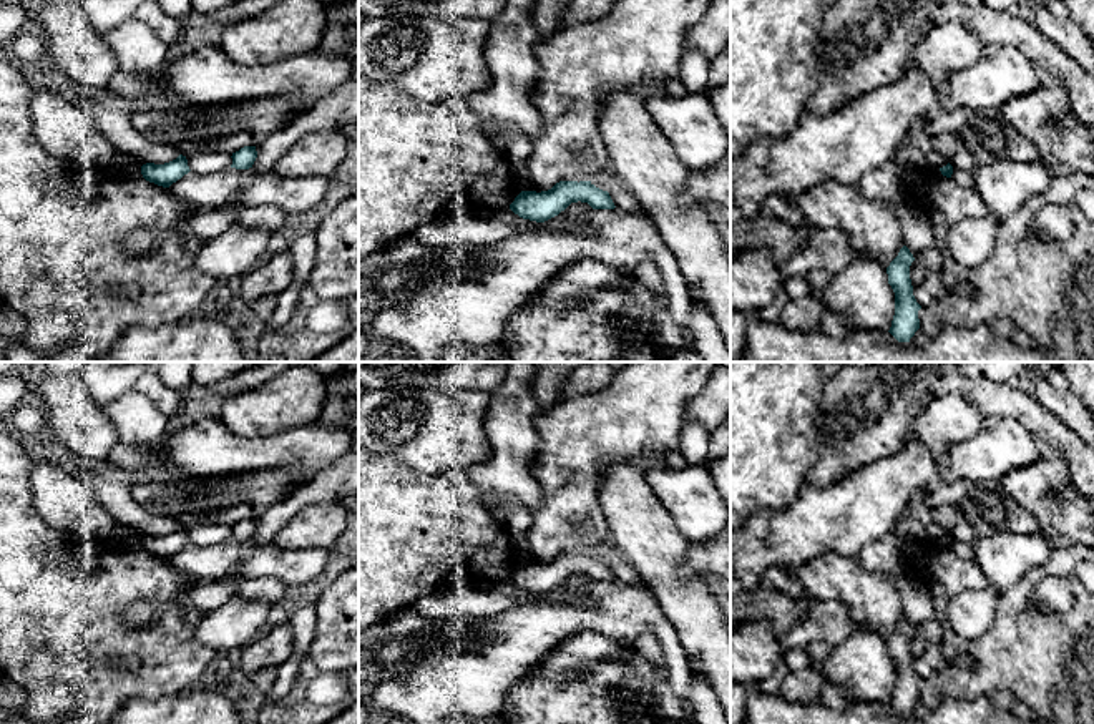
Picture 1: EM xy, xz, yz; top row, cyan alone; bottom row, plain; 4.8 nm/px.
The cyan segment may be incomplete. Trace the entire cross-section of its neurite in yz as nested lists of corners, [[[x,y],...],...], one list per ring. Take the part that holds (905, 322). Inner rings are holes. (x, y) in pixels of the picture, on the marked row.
[[[903,246],[898,256],[886,267],[888,284],[895,292],[895,316],[888,332],[898,342],[910,342],[910,339],[920,329],[918,311],[921,306],[913,296],[913,286],[910,279],[910,266],[913,261],[913,254],[906,246]]]

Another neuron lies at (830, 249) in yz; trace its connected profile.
[[[838,229],[815,231],[810,239],[777,264],[782,281],[807,277],[813,269],[825,269],[832,276],[860,257],[850,246],[847,234]]]

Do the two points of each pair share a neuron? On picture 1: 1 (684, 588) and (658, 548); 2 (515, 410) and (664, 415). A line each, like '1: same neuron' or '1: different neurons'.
1: same neuron
2: different neurons

